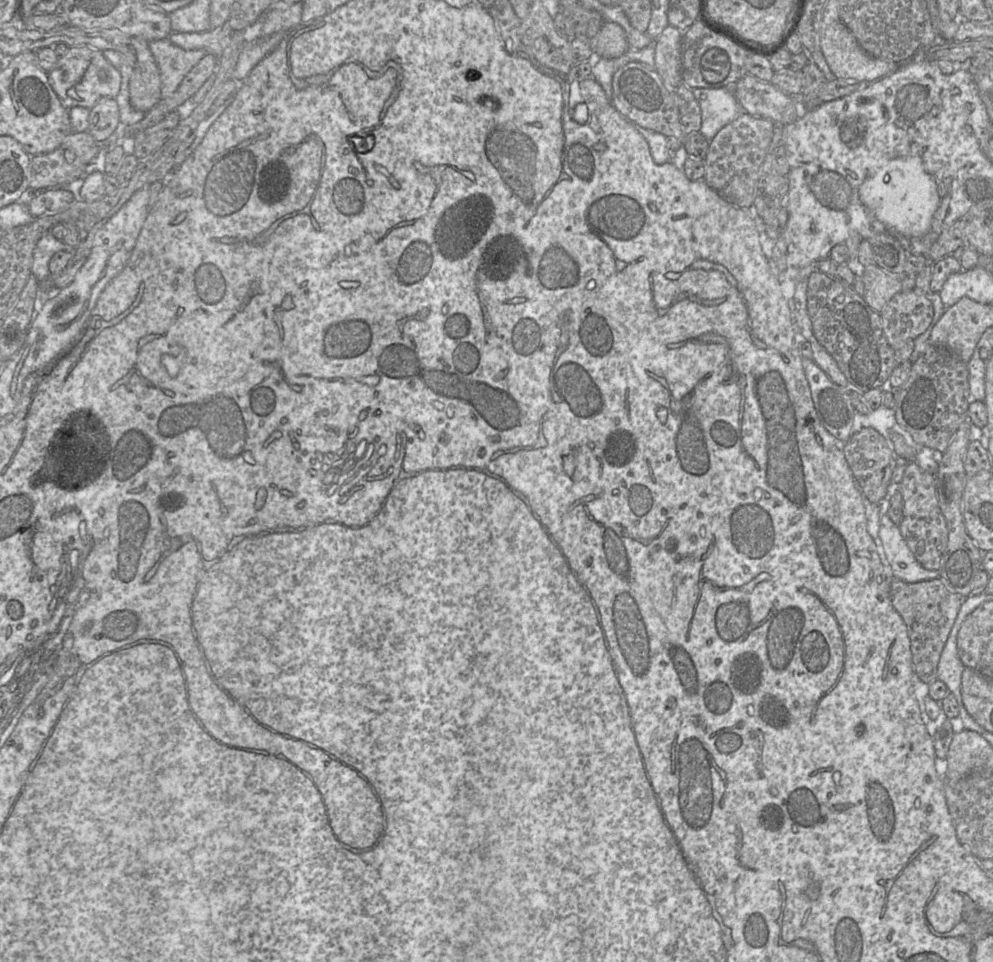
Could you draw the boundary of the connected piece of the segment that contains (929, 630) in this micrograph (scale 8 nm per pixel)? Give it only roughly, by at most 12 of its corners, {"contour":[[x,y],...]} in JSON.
{"contour":[[893,578],[914,672],[929,685],[967,597],[940,578]]}

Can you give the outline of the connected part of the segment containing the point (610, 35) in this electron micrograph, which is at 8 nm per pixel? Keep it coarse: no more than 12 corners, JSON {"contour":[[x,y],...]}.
{"contour":[[604,22],[590,42],[593,52],[618,58],[629,48],[624,29]]}

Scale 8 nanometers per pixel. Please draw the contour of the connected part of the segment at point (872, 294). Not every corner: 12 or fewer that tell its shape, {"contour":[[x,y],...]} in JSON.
{"contour":[[865,267],[863,299],[880,313],[902,292],[904,276]]}

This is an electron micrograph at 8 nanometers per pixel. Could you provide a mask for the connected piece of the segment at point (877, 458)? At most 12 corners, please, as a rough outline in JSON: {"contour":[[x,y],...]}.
{"contour":[[874,428],[852,434],[843,453],[863,496],[879,503],[898,463]]}

